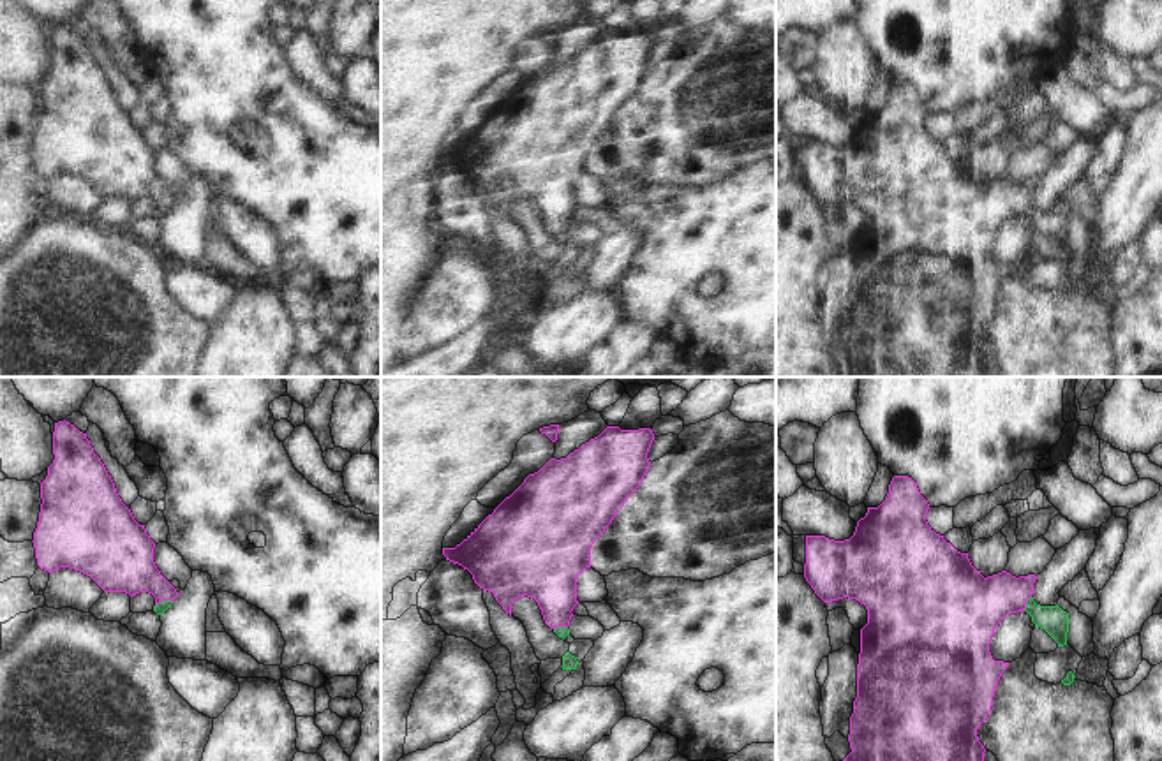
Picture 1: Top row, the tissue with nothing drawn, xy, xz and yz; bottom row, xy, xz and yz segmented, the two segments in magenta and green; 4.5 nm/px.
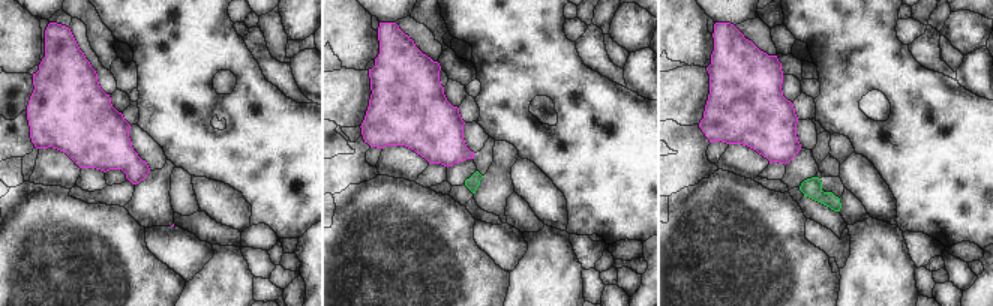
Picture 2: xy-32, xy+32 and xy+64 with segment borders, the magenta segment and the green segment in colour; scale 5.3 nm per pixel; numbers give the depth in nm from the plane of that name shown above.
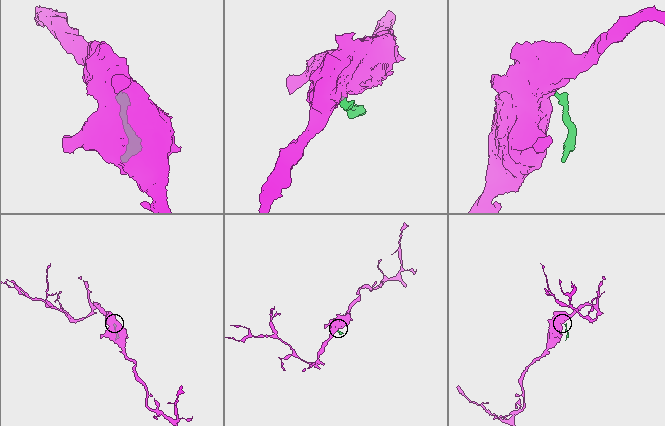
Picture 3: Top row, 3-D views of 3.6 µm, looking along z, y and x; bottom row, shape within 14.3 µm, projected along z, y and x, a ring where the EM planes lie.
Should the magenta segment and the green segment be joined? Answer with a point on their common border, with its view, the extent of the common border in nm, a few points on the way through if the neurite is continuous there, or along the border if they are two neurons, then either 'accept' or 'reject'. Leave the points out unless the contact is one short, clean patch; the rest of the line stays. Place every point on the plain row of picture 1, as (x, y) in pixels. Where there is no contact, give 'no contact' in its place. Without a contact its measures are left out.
meets magenta in yz at (1025, 208); contact 80 nm long; runs through yz (970, 212), (981, 208), (1025, 208), (1042, 222), (1051, 224); accept

